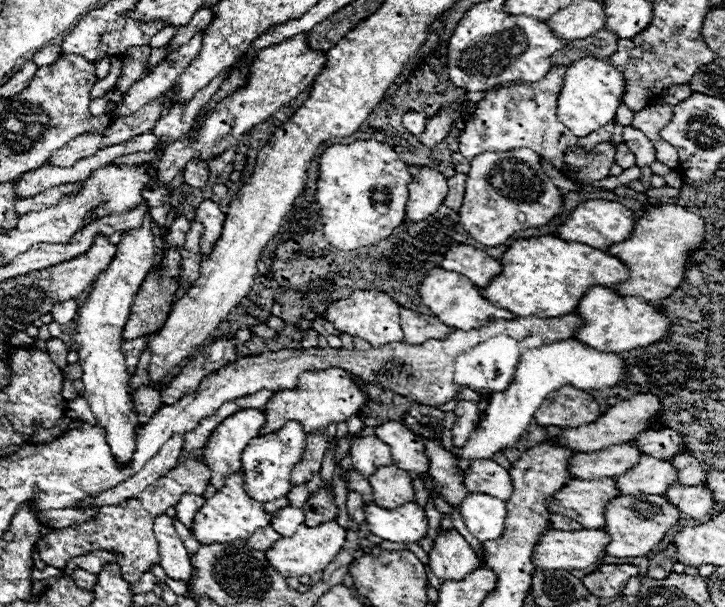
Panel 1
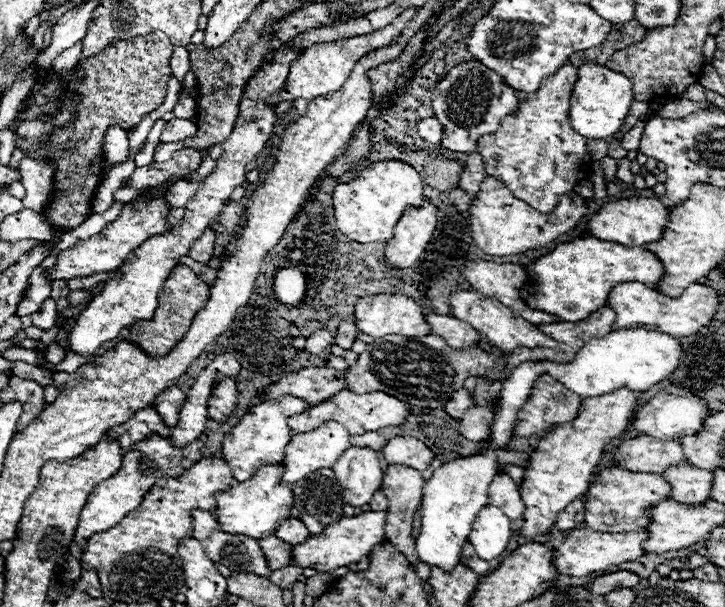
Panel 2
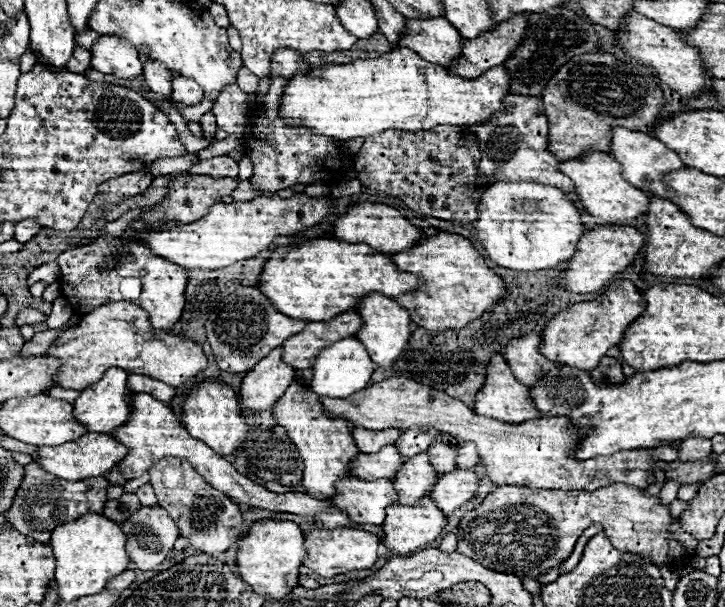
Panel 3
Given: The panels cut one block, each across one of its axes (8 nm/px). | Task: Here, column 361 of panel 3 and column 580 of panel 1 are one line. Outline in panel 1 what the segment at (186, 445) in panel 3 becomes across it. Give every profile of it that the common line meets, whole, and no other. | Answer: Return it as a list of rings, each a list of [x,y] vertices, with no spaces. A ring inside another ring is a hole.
[[[552,514],[550,516],[550,528],[554,530],[581,530],[582,526],[574,520],[566,520],[566,516],[558,516],[558,514]]]

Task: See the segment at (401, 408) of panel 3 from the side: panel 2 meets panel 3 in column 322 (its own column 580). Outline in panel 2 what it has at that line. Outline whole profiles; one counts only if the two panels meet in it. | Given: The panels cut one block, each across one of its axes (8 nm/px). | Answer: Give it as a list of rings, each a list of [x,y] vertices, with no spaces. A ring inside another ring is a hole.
[[[540,376],[526,406],[518,414],[514,436],[532,436],[578,416],[582,398],[570,392],[552,376]]]

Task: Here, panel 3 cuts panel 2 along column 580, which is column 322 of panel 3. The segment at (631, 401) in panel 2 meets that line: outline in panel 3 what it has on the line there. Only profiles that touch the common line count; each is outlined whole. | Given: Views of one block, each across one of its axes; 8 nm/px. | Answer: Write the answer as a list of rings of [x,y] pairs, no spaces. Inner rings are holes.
[[[292,382],[284,396],[274,404],[272,416],[278,426],[284,426],[290,440],[300,450],[300,458],[304,460],[304,478],[302,484],[314,498],[332,498],[334,484],[348,476],[348,464],[356,456],[358,448],[348,430],[348,422],[340,418],[330,418],[322,412],[320,398],[300,382]]]

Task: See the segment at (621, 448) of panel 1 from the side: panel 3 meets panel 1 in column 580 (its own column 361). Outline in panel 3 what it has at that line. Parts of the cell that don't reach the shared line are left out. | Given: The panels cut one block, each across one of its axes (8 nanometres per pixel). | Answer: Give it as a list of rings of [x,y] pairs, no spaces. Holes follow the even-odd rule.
[[[396,446],[380,448],[376,456],[364,456],[358,452],[358,456],[352,458],[350,476],[362,478],[362,480],[378,480],[378,478],[394,478],[394,474],[402,466],[402,456],[398,456]]]

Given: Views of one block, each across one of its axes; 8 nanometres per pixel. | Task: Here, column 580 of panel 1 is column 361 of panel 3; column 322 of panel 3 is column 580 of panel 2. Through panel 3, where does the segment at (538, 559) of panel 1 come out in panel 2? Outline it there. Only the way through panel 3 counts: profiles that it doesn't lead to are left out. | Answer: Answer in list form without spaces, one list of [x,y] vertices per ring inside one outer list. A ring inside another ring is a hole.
[[[590,528],[574,530],[566,536],[564,544],[554,550],[554,566],[560,574],[566,576],[584,576],[598,570],[606,570],[608,566],[618,566],[628,560],[640,558],[642,542],[646,540],[646,532],[594,532]]]

